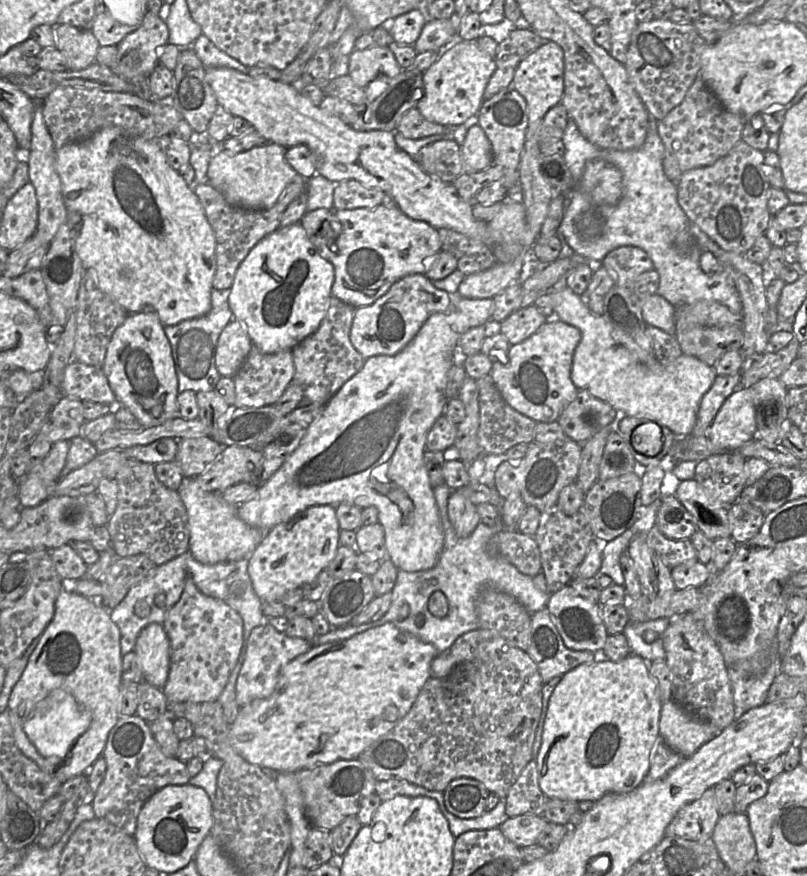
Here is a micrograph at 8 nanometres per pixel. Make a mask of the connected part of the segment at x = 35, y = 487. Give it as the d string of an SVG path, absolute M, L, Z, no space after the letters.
M70 441L55 442L46 458L17 480L22 508L35 507L52 496L56 484L62 478L69 447Z

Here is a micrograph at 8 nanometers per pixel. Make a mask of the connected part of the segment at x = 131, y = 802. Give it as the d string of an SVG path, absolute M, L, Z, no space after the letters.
M138 715L118 719L109 733L103 758L106 761L105 776L91 802L95 817L110 822L131 836L136 831L141 808L156 791L168 785L185 785L190 780L187 764L178 758L166 757L154 740L148 723Z

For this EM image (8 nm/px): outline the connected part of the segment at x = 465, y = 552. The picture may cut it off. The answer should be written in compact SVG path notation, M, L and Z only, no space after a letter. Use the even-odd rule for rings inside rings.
M441 484L433 488L444 530L444 547L438 563L432 569L426 571L407 572L399 570L396 583L391 591L392 603L383 617L377 621L358 626L346 625L339 628L332 628L326 635L316 637L314 645L343 641L370 628L391 622L398 629L414 635L423 642L434 645L439 653L445 652L450 649L452 644L460 636L479 628L475 602L479 592L484 587L491 587L513 596L530 614L547 608L551 594L539 590L533 582L533 577L522 574L505 558L488 553L489 540L496 533L505 529L502 518L494 526L487 526L480 521L470 536L466 538L457 536L448 516L448 499L452 491L446 484ZM436 591L444 593L448 601L448 614L444 618L435 617L428 609L429 598ZM404 604L409 605L410 611L405 619L401 619L399 610ZM420 613L426 618L425 624L421 627L415 623L415 618Z

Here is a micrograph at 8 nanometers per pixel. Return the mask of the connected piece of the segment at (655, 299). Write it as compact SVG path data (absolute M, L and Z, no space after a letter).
M658 294L641 299L641 313L644 322L674 336L675 312L676 307Z

